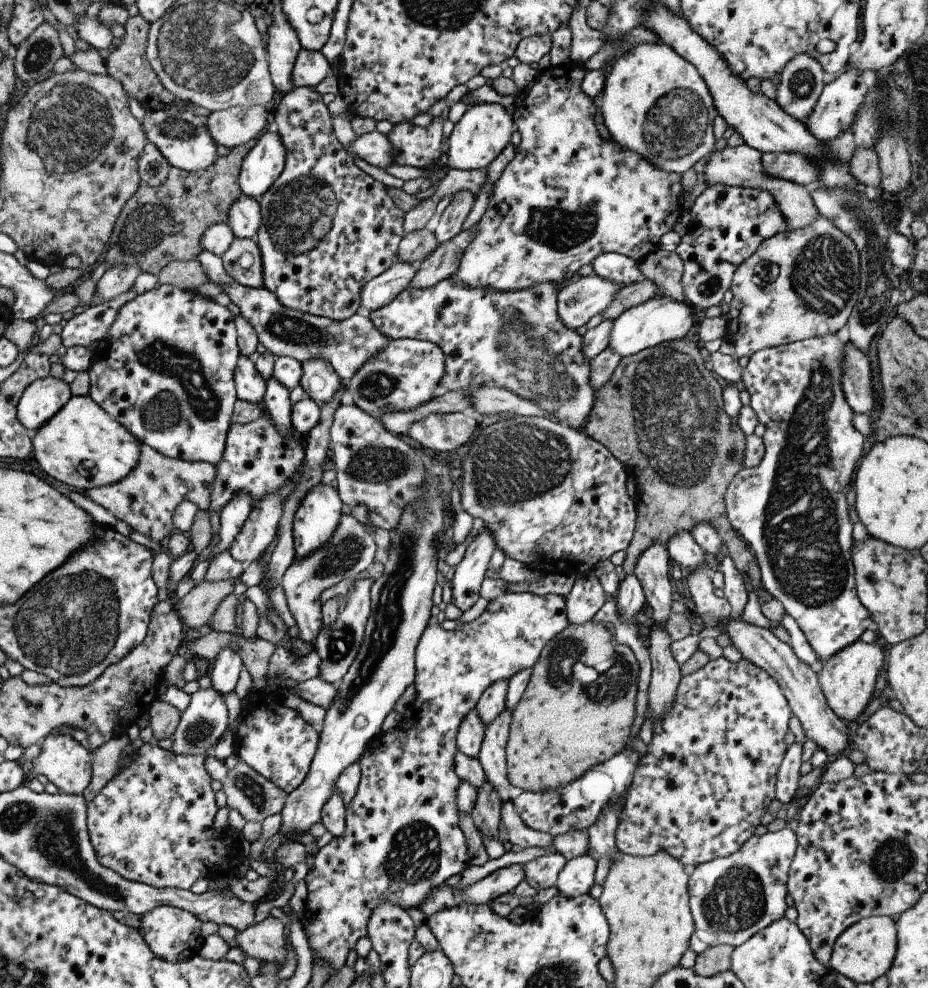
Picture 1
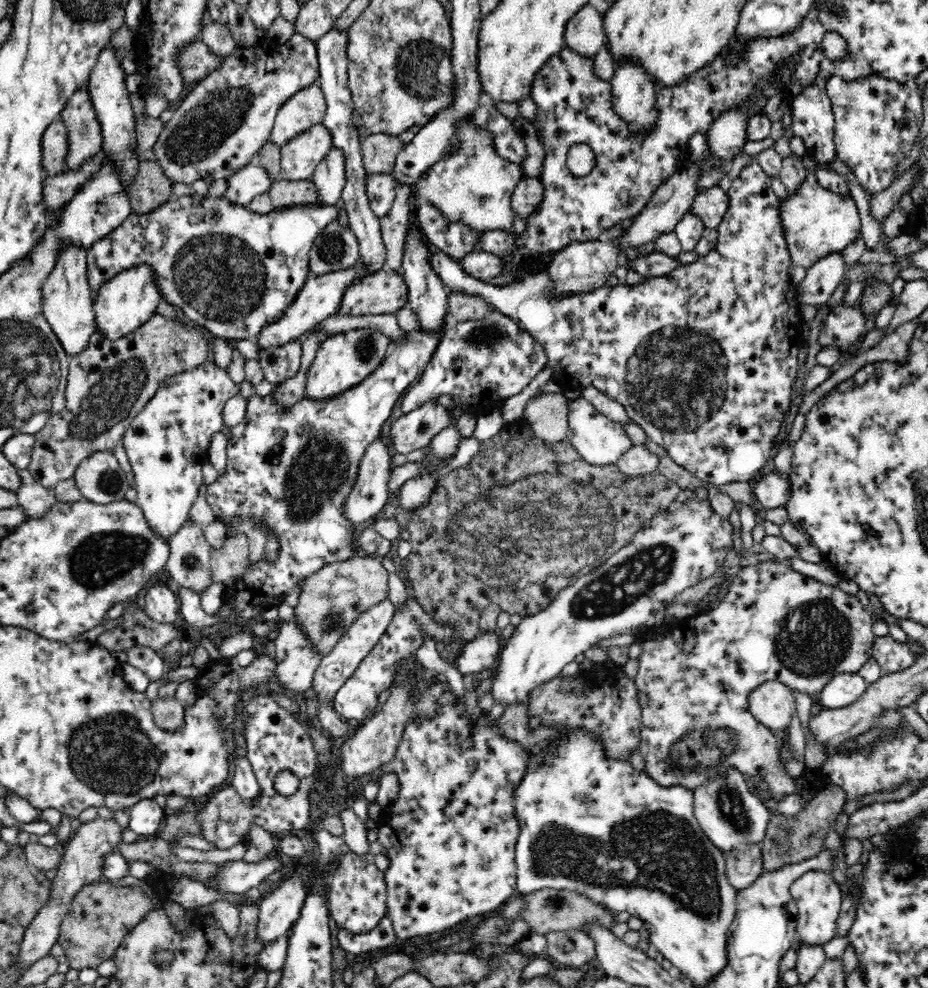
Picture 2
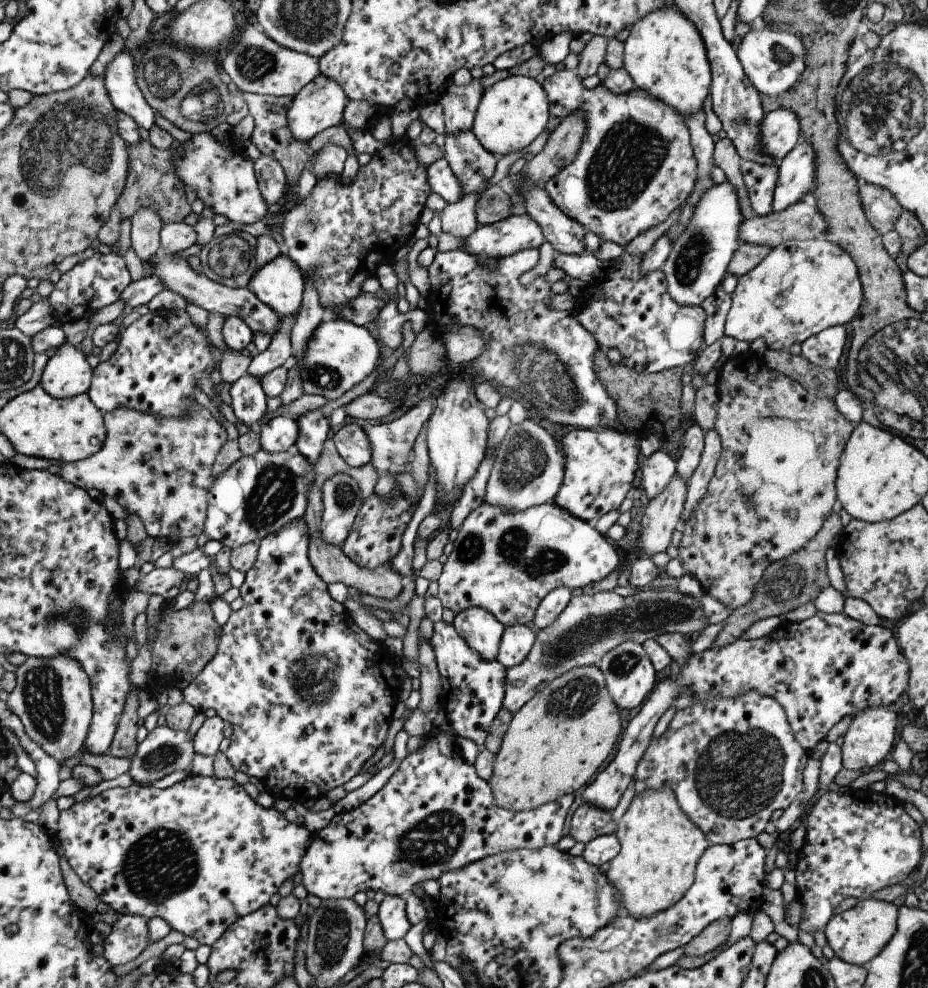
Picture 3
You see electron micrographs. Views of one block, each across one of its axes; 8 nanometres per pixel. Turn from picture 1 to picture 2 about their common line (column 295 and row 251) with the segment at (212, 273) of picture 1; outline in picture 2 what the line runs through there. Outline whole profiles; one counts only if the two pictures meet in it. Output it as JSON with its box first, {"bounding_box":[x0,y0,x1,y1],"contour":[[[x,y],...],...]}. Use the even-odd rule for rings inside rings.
{"bounding_box":[309,220,359,276],"contour":[[[336,220],[315,238],[309,250],[309,269],[312,276],[322,276],[350,268],[359,258],[359,243],[351,227],[342,227]]]}

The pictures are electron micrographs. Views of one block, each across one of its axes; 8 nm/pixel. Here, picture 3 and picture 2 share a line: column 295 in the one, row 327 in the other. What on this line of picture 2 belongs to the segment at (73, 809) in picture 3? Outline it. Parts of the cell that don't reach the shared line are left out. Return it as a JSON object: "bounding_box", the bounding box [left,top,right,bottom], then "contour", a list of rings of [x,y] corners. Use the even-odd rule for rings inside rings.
{"bounding_box":[818,298,875,351],"contour":[[[835,298],[830,312],[824,318],[818,342],[822,347],[833,346],[848,351],[858,338],[866,336],[874,328],[875,318],[870,313],[866,315],[860,303],[848,306],[841,299]]]}

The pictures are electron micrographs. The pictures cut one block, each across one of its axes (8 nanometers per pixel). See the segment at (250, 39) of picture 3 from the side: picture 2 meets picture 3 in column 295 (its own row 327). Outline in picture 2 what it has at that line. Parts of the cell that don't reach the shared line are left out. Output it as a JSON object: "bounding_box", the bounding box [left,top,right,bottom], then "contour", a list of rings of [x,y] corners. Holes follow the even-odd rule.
{"bounding_box":[42,244,97,356],"contour":[[[75,244],[62,248],[56,258],[54,270],[44,281],[42,288],[42,310],[56,338],[69,356],[80,354],[88,346],[91,336],[97,331],[96,315],[92,299],[92,287],[88,283],[87,251]]]}

